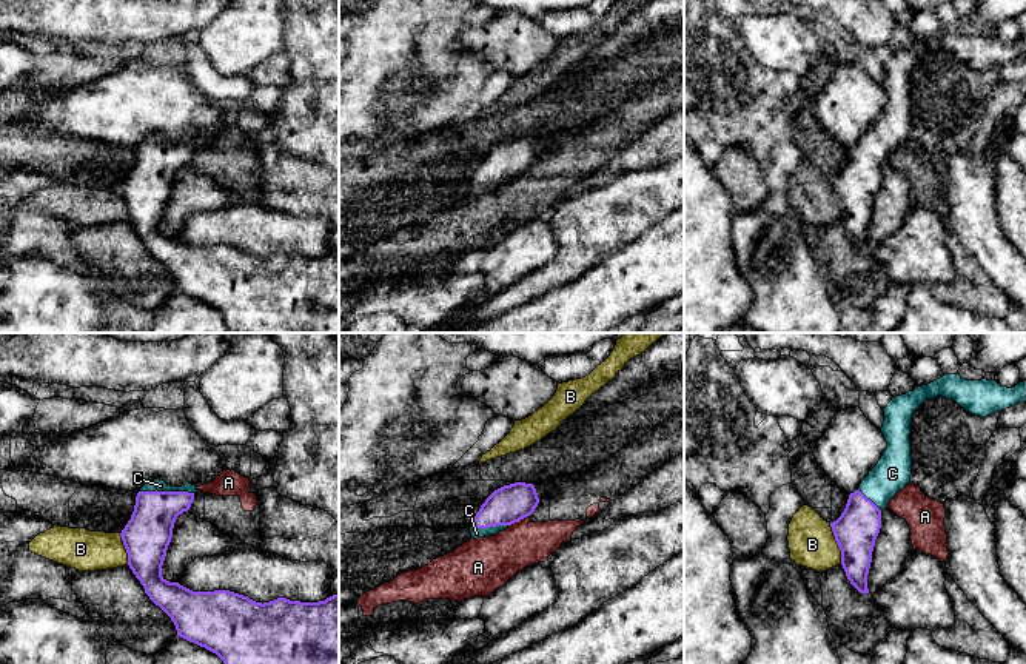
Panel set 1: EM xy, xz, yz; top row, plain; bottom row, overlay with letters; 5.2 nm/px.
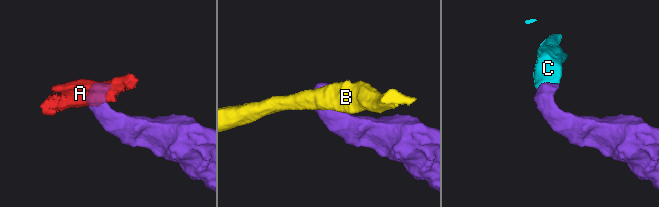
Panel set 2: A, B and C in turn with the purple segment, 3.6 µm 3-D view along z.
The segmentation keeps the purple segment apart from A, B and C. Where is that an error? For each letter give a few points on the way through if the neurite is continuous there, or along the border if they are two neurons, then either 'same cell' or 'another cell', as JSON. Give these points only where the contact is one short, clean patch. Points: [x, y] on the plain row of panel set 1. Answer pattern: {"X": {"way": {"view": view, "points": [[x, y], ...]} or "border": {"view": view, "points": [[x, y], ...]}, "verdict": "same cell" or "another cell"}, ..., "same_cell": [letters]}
{"A": {"border": {"view": "xz", "points": [[527, 170], [509, 181]]}, "verdict": "another cell"}, "B": {"border": {"view": "yz", "points": [[829, 177], [841, 217]]}, "verdict": "another cell"}, "C": {"verdict": "same cell"}, "same_cell": ["C"]}

